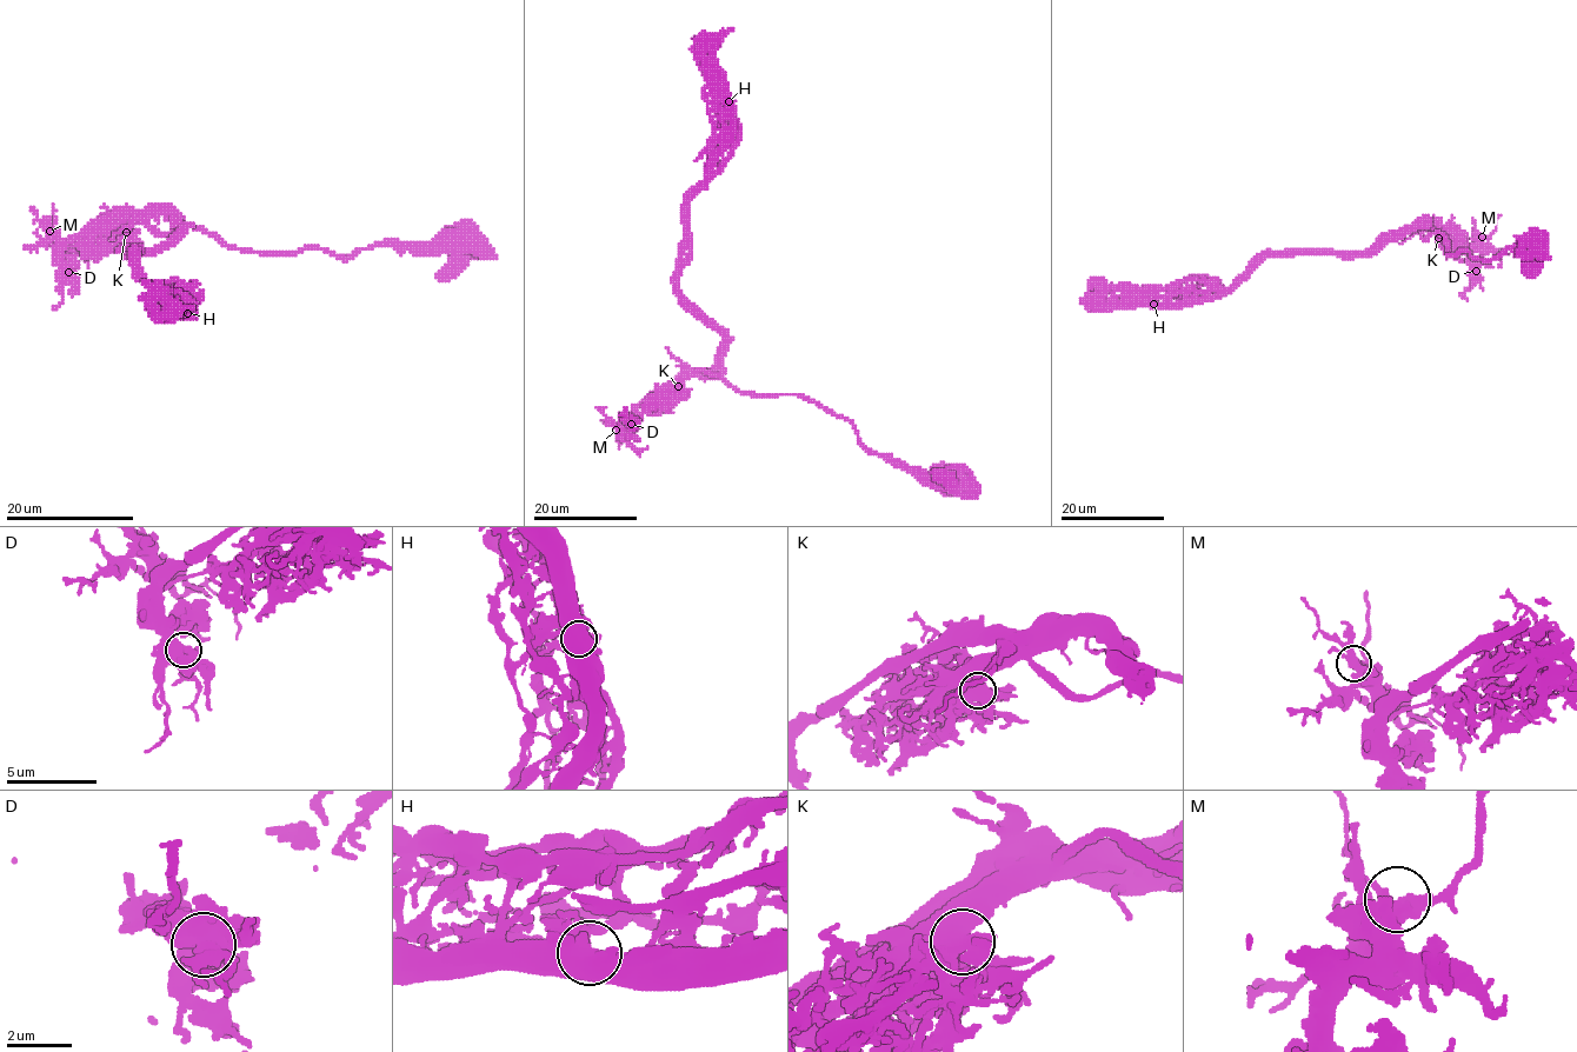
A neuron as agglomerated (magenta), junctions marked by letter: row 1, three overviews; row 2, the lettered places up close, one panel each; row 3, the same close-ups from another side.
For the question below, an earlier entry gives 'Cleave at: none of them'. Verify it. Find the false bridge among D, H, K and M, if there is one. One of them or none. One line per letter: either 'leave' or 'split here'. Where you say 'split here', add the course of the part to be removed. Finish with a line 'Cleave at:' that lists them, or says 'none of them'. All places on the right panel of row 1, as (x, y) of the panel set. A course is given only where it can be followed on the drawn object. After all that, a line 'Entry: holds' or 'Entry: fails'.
D: leave
H: split here; foreign part runs (1153, 304), (1206, 301), (1265, 253), (1368, 255), (1426, 221), (1502, 252), (1501, 267)
K: leave
M: leave
Cleave at: H
Entry: fails

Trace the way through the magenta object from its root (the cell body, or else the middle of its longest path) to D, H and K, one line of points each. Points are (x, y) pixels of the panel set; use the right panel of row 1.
D: (1536, 239), (1525, 250), (1476, 259), (1449, 254), (1441, 234), (1421, 234), (1445, 228), (1470, 251), (1476, 271)
H: (1536, 239), (1494, 259), (1449, 254), (1421, 222), (1363, 252), (1266, 255), (1226, 291), (1153, 304)
K: (1536, 239), (1525, 250), (1476, 259), (1449, 254), (1441, 234), (1421, 234), (1430, 228), (1438, 238)

